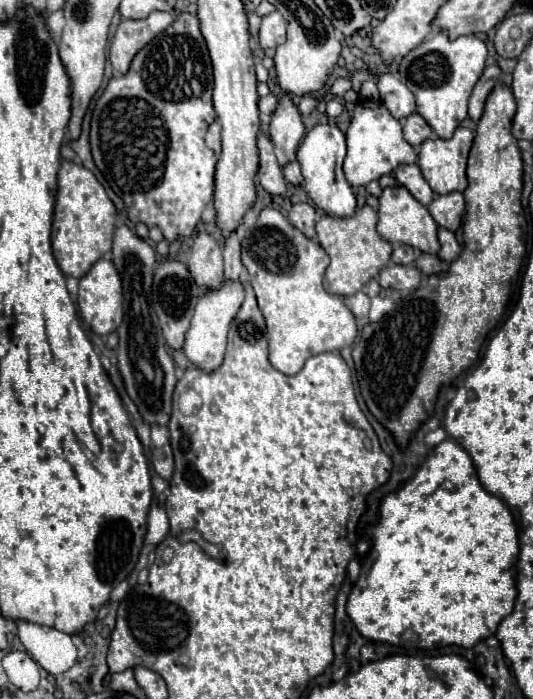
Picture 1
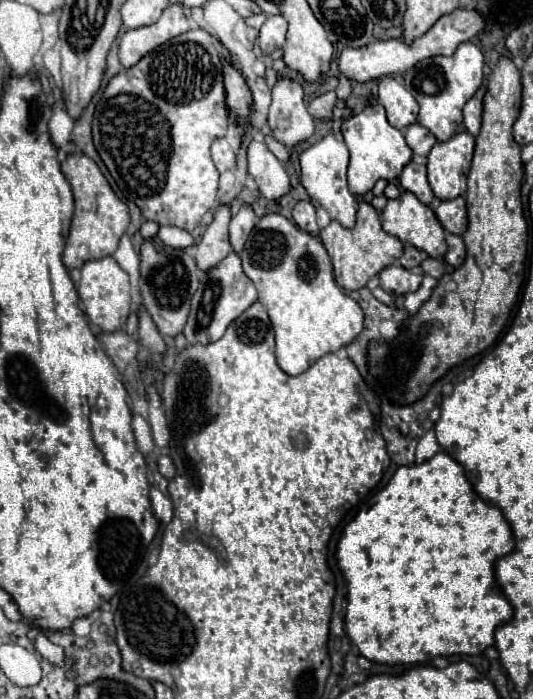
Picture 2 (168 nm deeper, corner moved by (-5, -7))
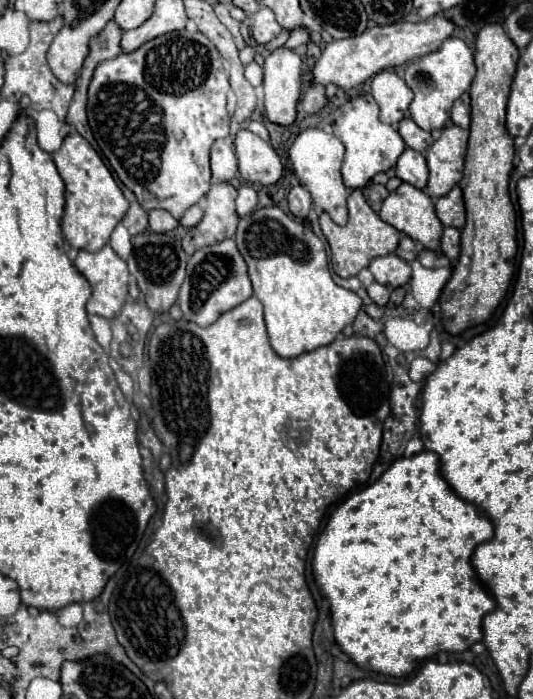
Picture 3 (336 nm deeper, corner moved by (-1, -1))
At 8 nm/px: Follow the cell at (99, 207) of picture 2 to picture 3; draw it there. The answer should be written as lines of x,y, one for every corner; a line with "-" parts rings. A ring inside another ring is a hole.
69,133
63,139
61,149
53,153
53,161
65,183
65,213
61,227
67,243
77,249
101,249
103,245
107,245
119,219
123,219
123,215
127,213
129,203
123,191
115,183
111,171
97,155
97,151
79,133

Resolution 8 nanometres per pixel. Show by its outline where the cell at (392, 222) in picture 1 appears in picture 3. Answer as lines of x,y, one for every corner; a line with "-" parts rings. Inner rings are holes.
401,183
383,201
379,215
385,223
423,243
427,249
439,249
443,223
435,215
435,205
425,191
409,183

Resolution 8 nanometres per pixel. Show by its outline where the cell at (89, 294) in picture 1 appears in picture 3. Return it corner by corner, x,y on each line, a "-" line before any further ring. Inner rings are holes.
105,245
101,251
95,251
95,253
89,253
89,251
79,251
77,259
75,259
75,267
87,277
87,281
91,283
91,289
93,289
93,295
87,303
87,313
93,313
93,315
101,315
101,317
107,317
107,319
113,319
121,313
121,307
127,299
127,283
129,283
129,269
125,265
125,261
109,247

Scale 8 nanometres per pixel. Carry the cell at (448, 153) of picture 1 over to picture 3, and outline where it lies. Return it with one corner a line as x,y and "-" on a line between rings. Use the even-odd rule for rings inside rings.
449,125
441,131
441,137
427,151
429,183
425,191
431,197
443,197
463,177
463,163
467,151
469,131
457,125

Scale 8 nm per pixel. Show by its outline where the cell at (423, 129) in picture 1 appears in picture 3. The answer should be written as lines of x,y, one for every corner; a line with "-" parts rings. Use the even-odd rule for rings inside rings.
405,117
405,119
399,121
399,133
401,133
405,145
415,149
415,151
425,151
433,143
431,133
423,131
421,127
417,127
417,123
411,117

